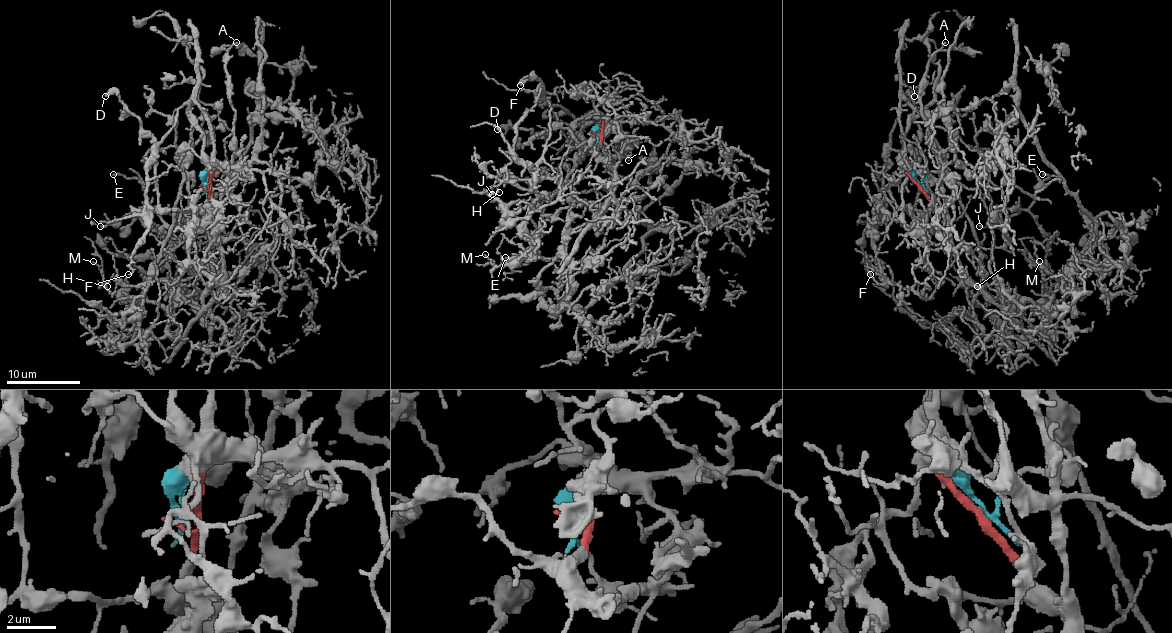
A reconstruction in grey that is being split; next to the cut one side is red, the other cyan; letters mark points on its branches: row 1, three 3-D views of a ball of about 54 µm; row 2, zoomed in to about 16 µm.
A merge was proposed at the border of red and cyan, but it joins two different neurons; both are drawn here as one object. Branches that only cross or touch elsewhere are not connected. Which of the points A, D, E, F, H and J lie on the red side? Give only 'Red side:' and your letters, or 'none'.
Red side: A, D, E, H, J

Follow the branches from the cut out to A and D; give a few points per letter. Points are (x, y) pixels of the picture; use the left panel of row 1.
A: (209, 184), (209, 209), (216, 208), (233, 154), (234, 114), (231, 80), (225, 71), (225, 53), (236, 42)
D: (209, 184), (209, 200), (203, 206), (185, 211), (164, 209), (159, 204), (152, 137), (115, 93), (105, 95)

